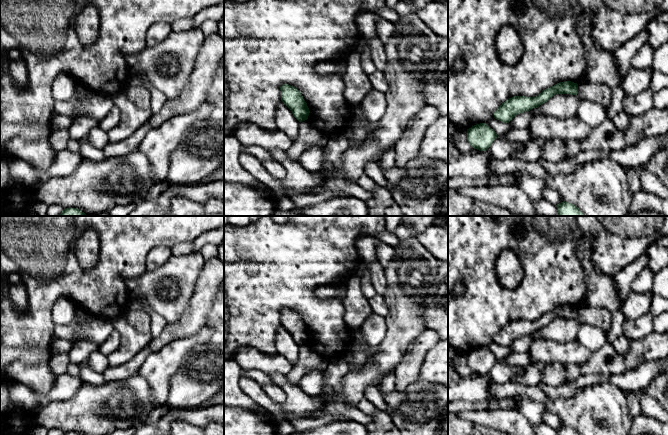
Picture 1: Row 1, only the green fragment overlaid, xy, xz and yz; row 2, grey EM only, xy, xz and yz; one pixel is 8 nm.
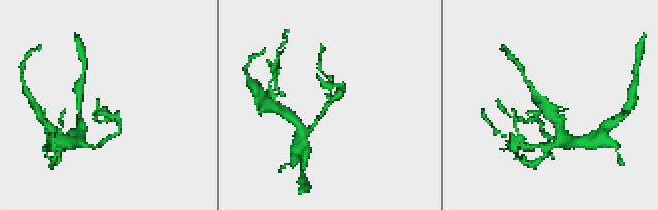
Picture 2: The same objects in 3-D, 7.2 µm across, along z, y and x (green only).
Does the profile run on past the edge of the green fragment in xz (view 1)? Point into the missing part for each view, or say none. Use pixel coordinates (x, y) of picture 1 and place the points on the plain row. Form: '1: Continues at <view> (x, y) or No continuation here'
1: No continuation here

